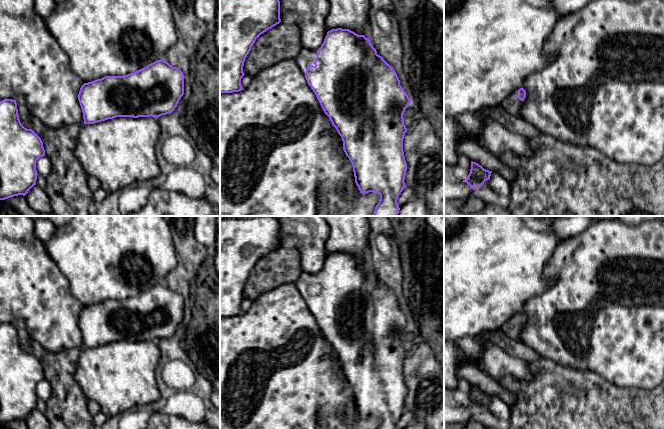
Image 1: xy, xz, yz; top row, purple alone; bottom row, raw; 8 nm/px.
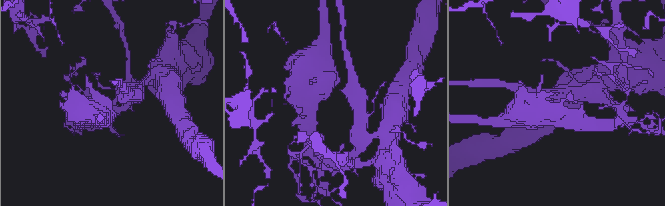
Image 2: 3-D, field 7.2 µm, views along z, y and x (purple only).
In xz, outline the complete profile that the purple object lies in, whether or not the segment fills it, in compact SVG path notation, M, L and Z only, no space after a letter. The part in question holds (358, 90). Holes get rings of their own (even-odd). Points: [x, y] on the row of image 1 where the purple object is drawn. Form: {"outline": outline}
{"outline": "M342 28L328 31L318 50L301 49L295 61L324 113L342 138L343 150L352 163L355 183L360 193L373 192L380 195L373 216L397 216L400 210L397 199L405 188L407 171L403 152L403 139L407 128L404 125L403 114L411 99L400 85L396 72L377 54L369 38Z"}

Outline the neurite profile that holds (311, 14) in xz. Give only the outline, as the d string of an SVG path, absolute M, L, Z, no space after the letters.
M279 0L280 19L295 13L303 48L318 50L327 35L325 20L330 9L328 0Z

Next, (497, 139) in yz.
M478 112L475 115L480 122L479 130L468 131L465 129L465 134L478 141L490 153L497 157L506 151L511 151L521 157L532 155L532 149L527 138L509 131L501 123Z

